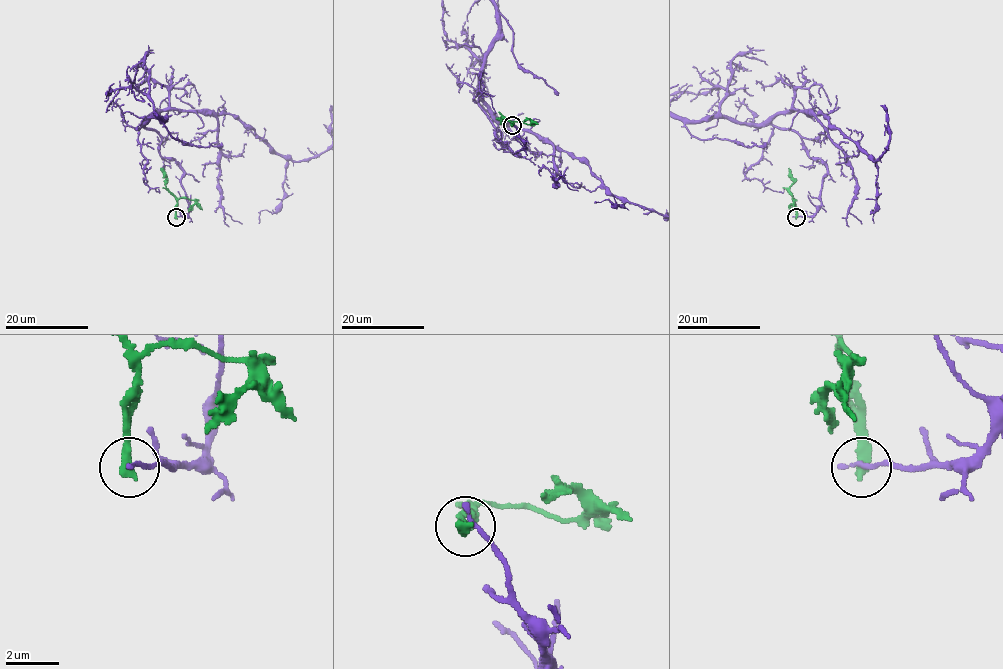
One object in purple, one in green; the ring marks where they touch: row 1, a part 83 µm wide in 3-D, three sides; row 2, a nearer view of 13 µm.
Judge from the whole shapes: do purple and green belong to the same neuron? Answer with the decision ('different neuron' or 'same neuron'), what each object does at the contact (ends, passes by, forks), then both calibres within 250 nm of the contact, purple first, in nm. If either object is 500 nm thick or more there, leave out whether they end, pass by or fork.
different neuron | purple ends | green ends | 200/480 nm

